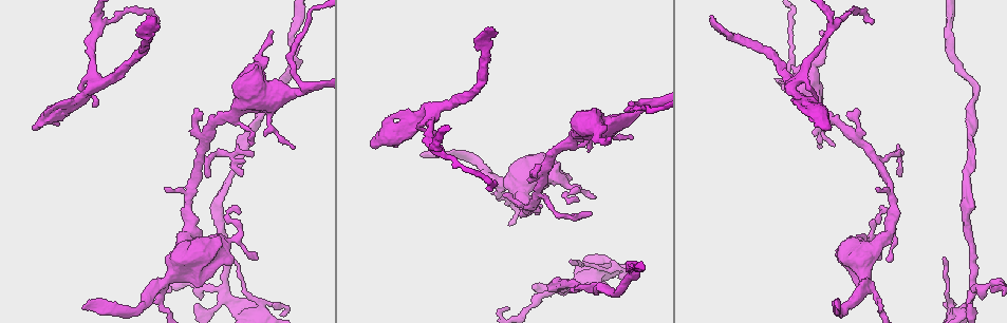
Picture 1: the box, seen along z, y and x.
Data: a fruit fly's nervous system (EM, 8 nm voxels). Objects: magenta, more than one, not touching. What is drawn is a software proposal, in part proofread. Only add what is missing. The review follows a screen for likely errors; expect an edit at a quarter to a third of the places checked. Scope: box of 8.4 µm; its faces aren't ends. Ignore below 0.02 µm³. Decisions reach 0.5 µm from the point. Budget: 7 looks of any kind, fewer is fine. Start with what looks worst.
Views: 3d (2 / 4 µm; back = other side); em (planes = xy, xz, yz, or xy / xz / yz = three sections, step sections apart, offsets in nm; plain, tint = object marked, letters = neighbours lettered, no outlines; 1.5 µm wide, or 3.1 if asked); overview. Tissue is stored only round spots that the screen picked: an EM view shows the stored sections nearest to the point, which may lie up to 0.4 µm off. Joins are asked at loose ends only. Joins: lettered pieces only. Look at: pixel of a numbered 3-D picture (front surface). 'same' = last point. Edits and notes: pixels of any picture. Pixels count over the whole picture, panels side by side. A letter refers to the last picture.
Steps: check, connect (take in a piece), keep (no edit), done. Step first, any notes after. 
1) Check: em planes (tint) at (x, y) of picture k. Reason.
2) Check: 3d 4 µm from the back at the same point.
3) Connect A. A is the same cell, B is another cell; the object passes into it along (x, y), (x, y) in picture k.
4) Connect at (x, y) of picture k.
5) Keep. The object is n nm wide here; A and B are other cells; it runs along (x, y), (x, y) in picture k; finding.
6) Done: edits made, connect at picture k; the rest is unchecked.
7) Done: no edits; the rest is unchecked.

Check: em planes (plain) at (376, 148) of picture 1.

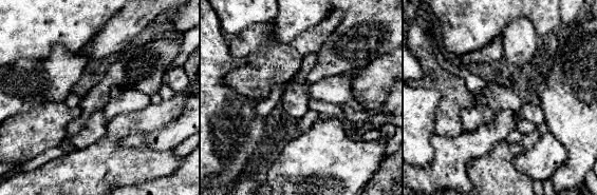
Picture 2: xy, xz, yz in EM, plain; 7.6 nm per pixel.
Check: em planes (letters) at the same point. See the neighbours.

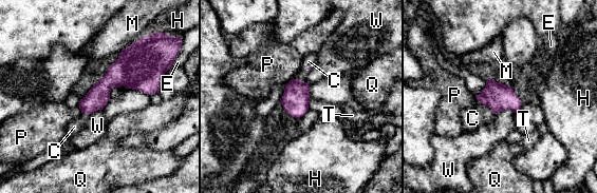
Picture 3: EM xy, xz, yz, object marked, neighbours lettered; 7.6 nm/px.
Connect C. C is the same cell, E, H, M, P, Q, T and W are other cells; the object passes into it along (499, 97), (486, 105), (472, 118) in picture 3; the neuron continues.

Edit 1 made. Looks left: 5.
Check: overview.

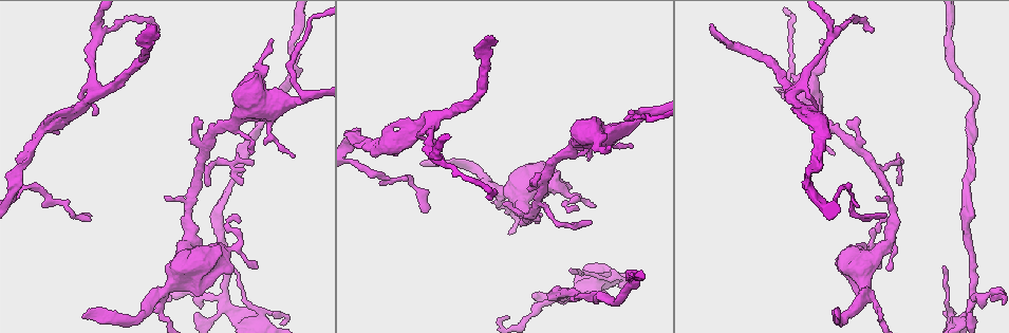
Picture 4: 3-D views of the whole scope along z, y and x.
Check: 3d 4 µm at (488, 36) of picture 4. Free end.

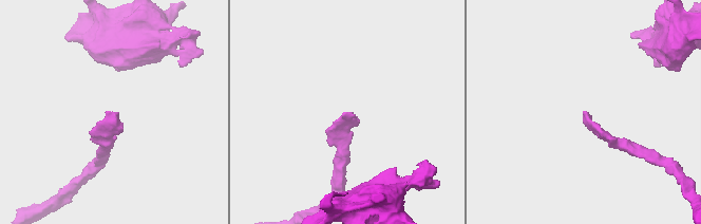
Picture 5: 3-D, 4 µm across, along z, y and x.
Check: em planes (letters) at (345, 113) of picture 5. Now the EM.

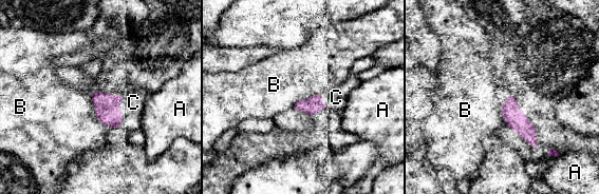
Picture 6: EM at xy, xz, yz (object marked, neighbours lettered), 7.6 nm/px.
Connect C. C is the same cell, A and B are other cells; it goes on there.

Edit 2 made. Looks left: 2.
Check: 3d 2 µm at (272, 40) of picture 4. An open end.

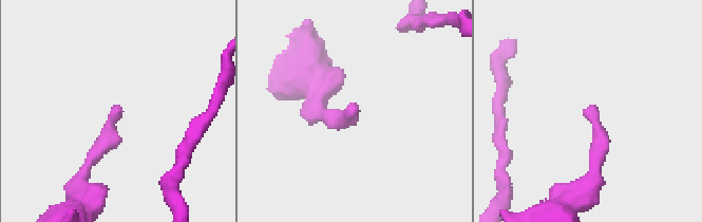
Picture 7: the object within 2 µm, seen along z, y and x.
Check: em planes (letters) at (120, 109) of picture 7.

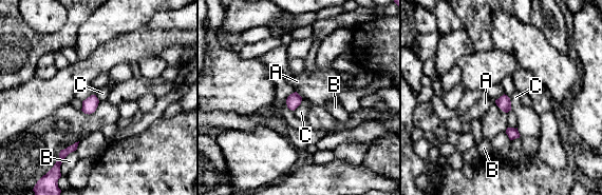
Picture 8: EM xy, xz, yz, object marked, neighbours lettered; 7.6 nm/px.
Keep. A, B and C are other cells; a border runs along (508, 97), (511, 110) in picture 8; none of them fits.

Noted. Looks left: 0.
Done: edits made, connect at picture 3, connect at picture 6; the rest is unchecked.

